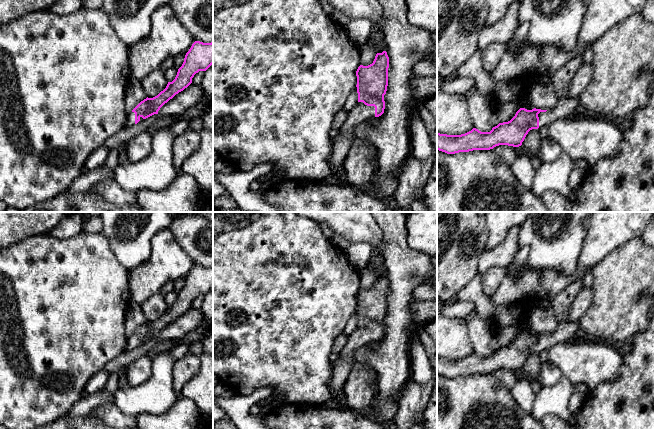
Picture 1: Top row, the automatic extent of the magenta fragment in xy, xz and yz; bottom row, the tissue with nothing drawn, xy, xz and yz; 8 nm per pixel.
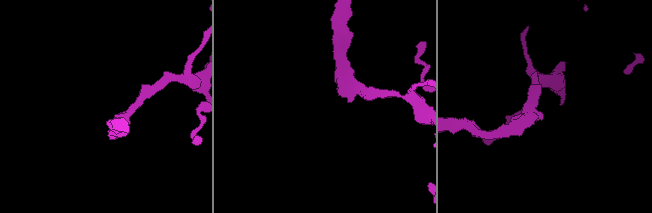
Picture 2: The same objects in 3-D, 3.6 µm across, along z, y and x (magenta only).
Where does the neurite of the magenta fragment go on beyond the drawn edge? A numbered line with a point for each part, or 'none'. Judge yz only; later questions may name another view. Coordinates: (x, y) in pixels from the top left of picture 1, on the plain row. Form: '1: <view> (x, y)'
1: yz (565, 331)

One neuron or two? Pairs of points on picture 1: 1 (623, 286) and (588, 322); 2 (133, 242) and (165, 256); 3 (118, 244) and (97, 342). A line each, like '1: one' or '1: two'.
1: one
2: two
3: two

